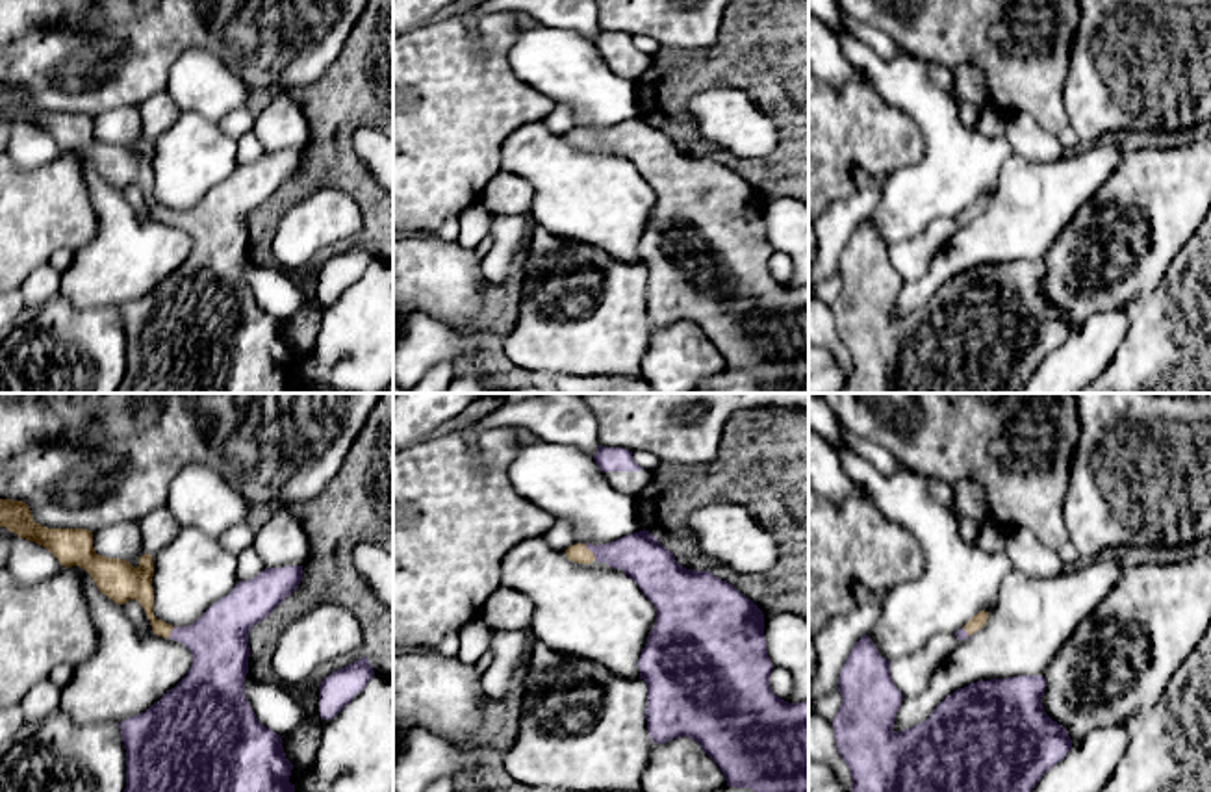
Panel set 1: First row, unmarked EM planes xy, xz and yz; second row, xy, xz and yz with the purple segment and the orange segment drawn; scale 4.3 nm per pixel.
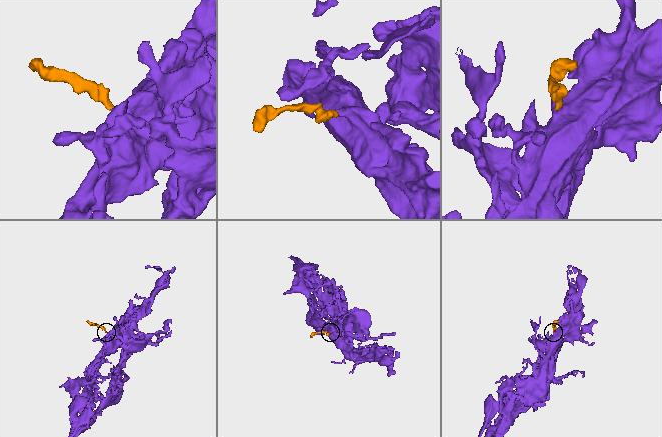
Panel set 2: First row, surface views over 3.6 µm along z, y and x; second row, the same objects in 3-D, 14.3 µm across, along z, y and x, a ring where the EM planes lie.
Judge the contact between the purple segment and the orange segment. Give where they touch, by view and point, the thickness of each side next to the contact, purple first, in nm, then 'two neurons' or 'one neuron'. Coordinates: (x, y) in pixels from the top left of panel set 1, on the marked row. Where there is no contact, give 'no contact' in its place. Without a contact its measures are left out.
xz (590, 549) | 200/80 nm | one neuron

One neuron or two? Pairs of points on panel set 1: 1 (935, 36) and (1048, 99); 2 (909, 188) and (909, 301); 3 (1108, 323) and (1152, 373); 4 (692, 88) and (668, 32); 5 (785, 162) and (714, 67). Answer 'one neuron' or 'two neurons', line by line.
1: one neuron
2: two neurons
3: two neurons
4: two neurons
5: one neuron

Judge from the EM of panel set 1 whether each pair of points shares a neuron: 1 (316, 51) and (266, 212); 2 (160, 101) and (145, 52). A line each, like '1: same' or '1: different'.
1: different
2: different

